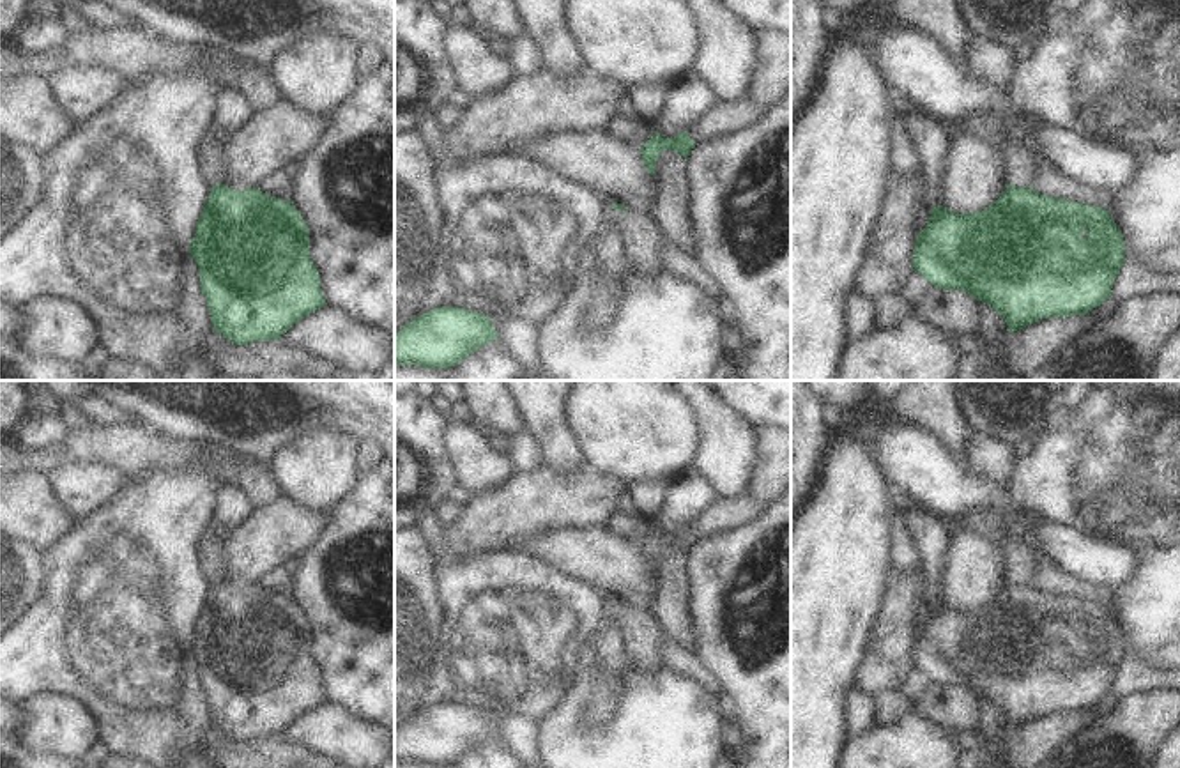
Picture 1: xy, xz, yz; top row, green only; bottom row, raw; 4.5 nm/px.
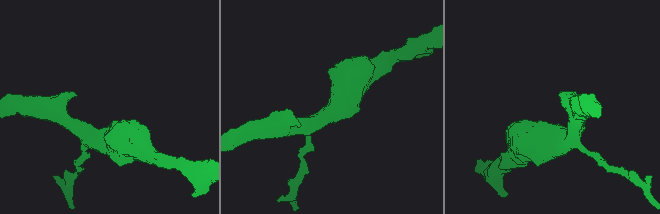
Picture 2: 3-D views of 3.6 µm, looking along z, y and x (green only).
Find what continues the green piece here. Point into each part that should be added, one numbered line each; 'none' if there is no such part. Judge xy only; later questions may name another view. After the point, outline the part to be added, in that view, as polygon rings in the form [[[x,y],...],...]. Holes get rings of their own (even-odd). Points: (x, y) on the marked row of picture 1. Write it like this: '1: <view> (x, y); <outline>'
none

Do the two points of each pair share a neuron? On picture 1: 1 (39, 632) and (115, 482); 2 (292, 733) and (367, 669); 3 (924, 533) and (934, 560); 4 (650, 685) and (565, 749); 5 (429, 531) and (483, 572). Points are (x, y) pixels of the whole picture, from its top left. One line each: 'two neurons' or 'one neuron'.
1: two neurons
2: two neurons
3: one neuron
4: one neuron
5: one neuron

